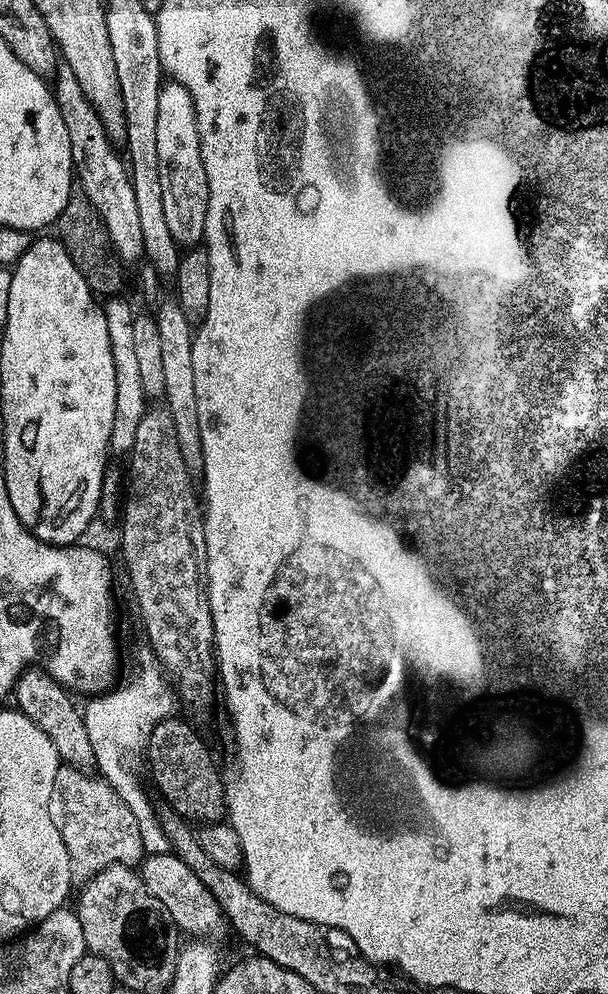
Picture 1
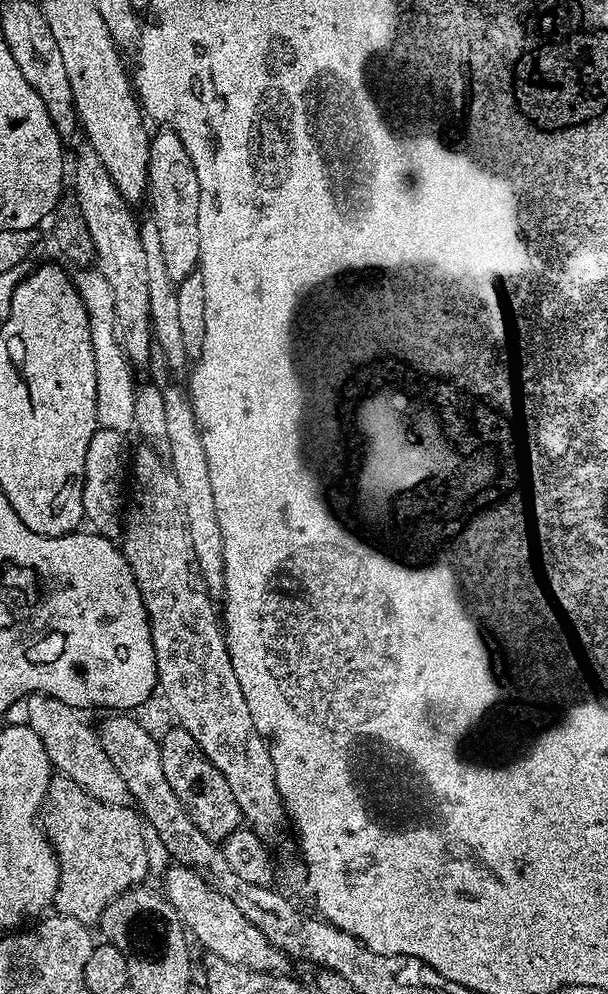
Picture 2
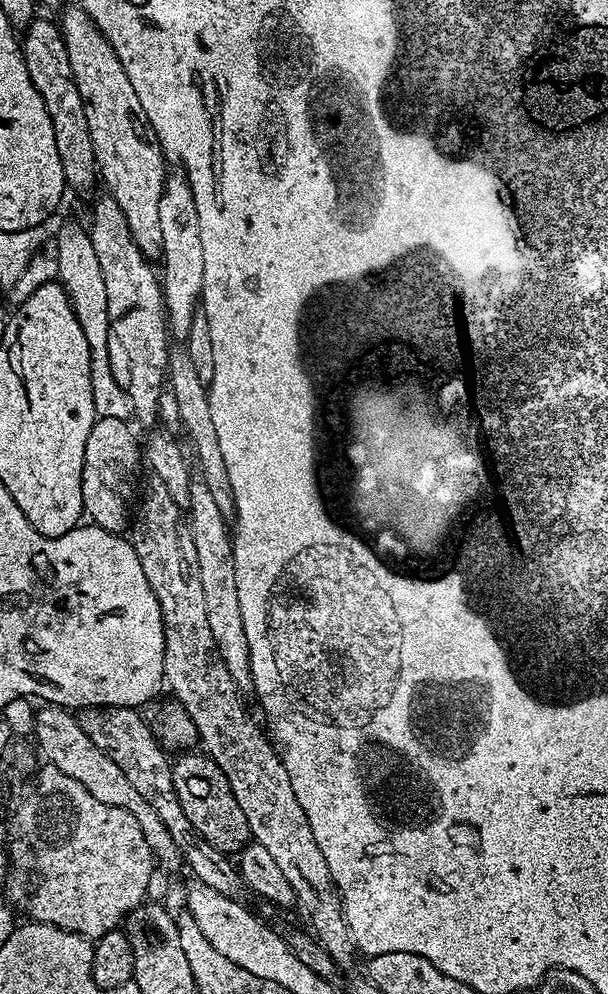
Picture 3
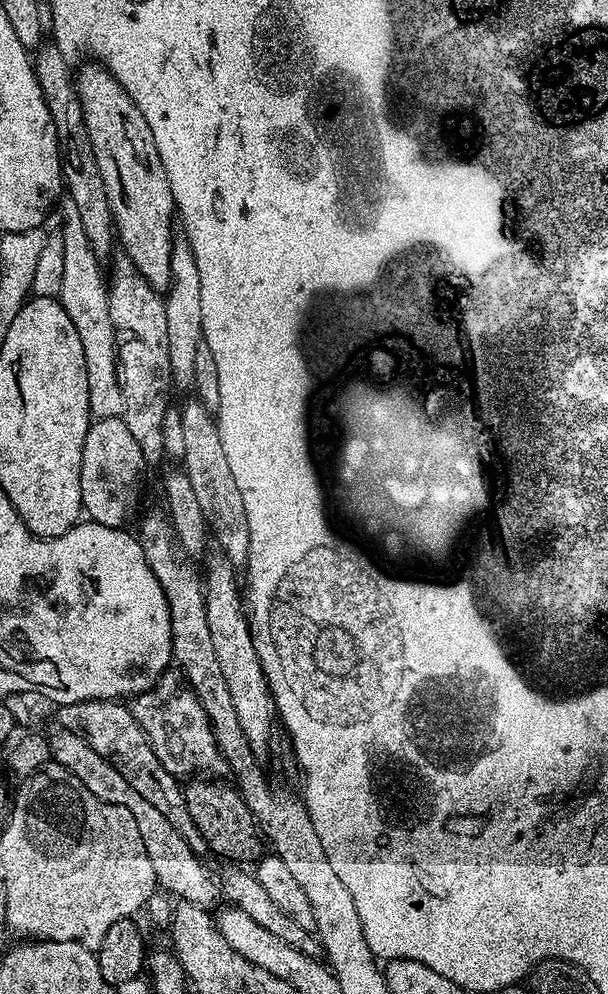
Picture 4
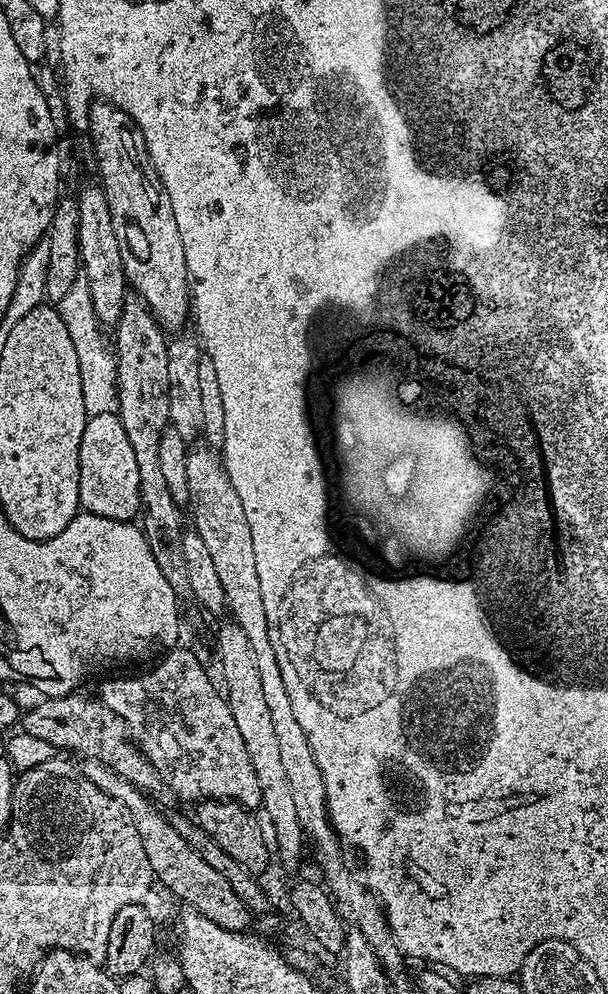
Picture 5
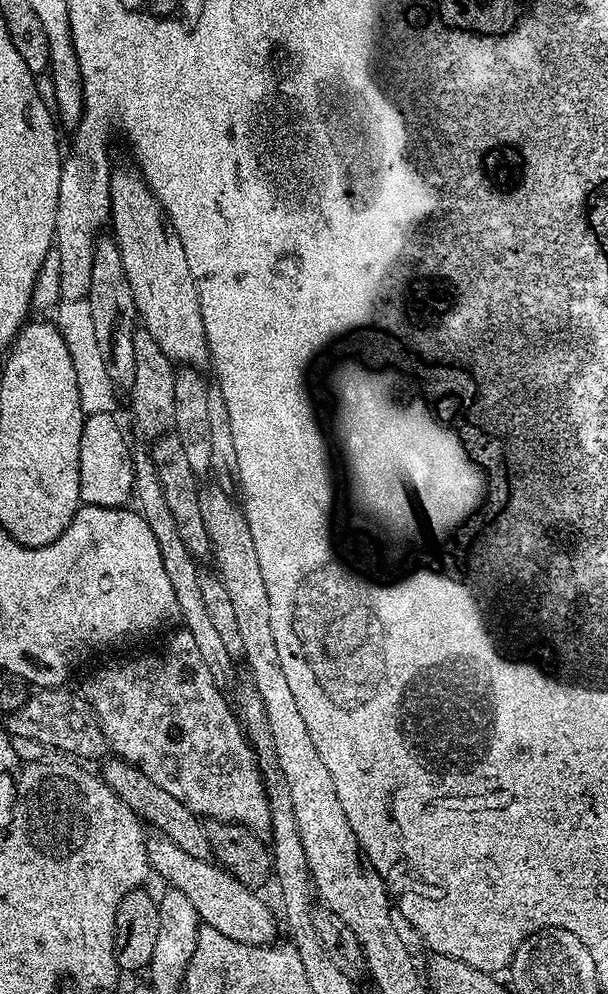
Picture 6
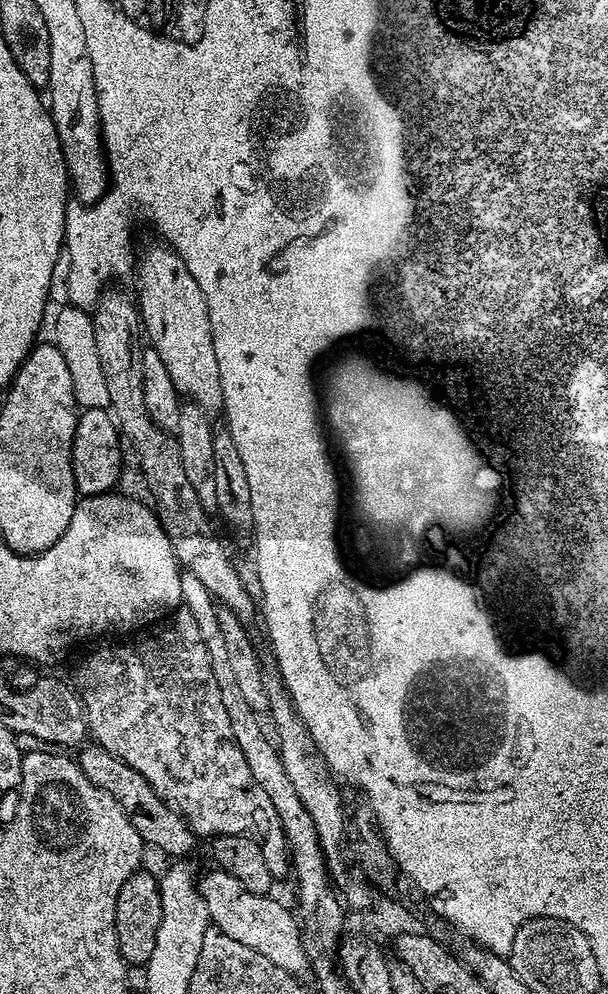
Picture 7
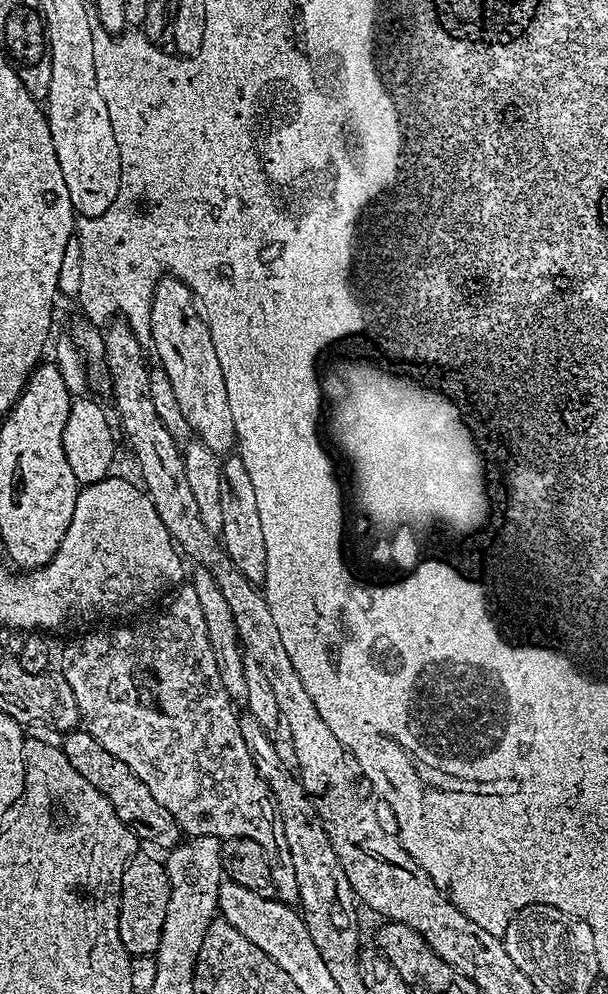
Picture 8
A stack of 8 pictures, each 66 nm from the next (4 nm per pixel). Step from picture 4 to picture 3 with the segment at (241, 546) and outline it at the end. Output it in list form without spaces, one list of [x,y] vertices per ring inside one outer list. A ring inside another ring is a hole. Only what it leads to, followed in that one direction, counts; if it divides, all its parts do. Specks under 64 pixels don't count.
[[[180,342],[173,343],[168,349],[168,378],[167,387],[176,395],[176,412],[192,439],[192,448],[200,459],[199,475],[208,484],[210,494],[214,494],[214,502],[226,514],[233,511],[232,487],[226,474],[226,462],[222,462],[222,446],[218,446],[218,434],[214,430],[214,418],[210,418],[210,402],[208,390],[198,380],[197,371],[194,370],[193,359],[187,353],[185,345]]]

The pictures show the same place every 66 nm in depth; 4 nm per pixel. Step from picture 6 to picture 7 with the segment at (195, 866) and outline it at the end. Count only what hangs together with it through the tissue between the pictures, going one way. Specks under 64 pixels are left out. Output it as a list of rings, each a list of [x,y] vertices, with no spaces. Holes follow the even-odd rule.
[[[211,870],[198,880],[198,887],[202,898],[206,902],[206,910],[208,911],[208,919],[218,930],[222,930],[222,934],[234,938],[234,942],[242,942],[242,946],[250,946],[250,950],[254,950],[258,954],[262,954],[262,958],[270,958],[270,962],[274,966],[282,966],[282,970],[286,970],[294,977],[304,978],[310,972],[310,952],[304,949],[304,940],[300,937],[302,932],[302,924],[299,919],[292,917],[292,912],[280,900],[275,900],[275,895],[269,894],[250,894],[250,890],[246,890],[246,886],[242,886],[242,882],[238,882],[238,878],[234,878],[230,874],[219,870]]]

